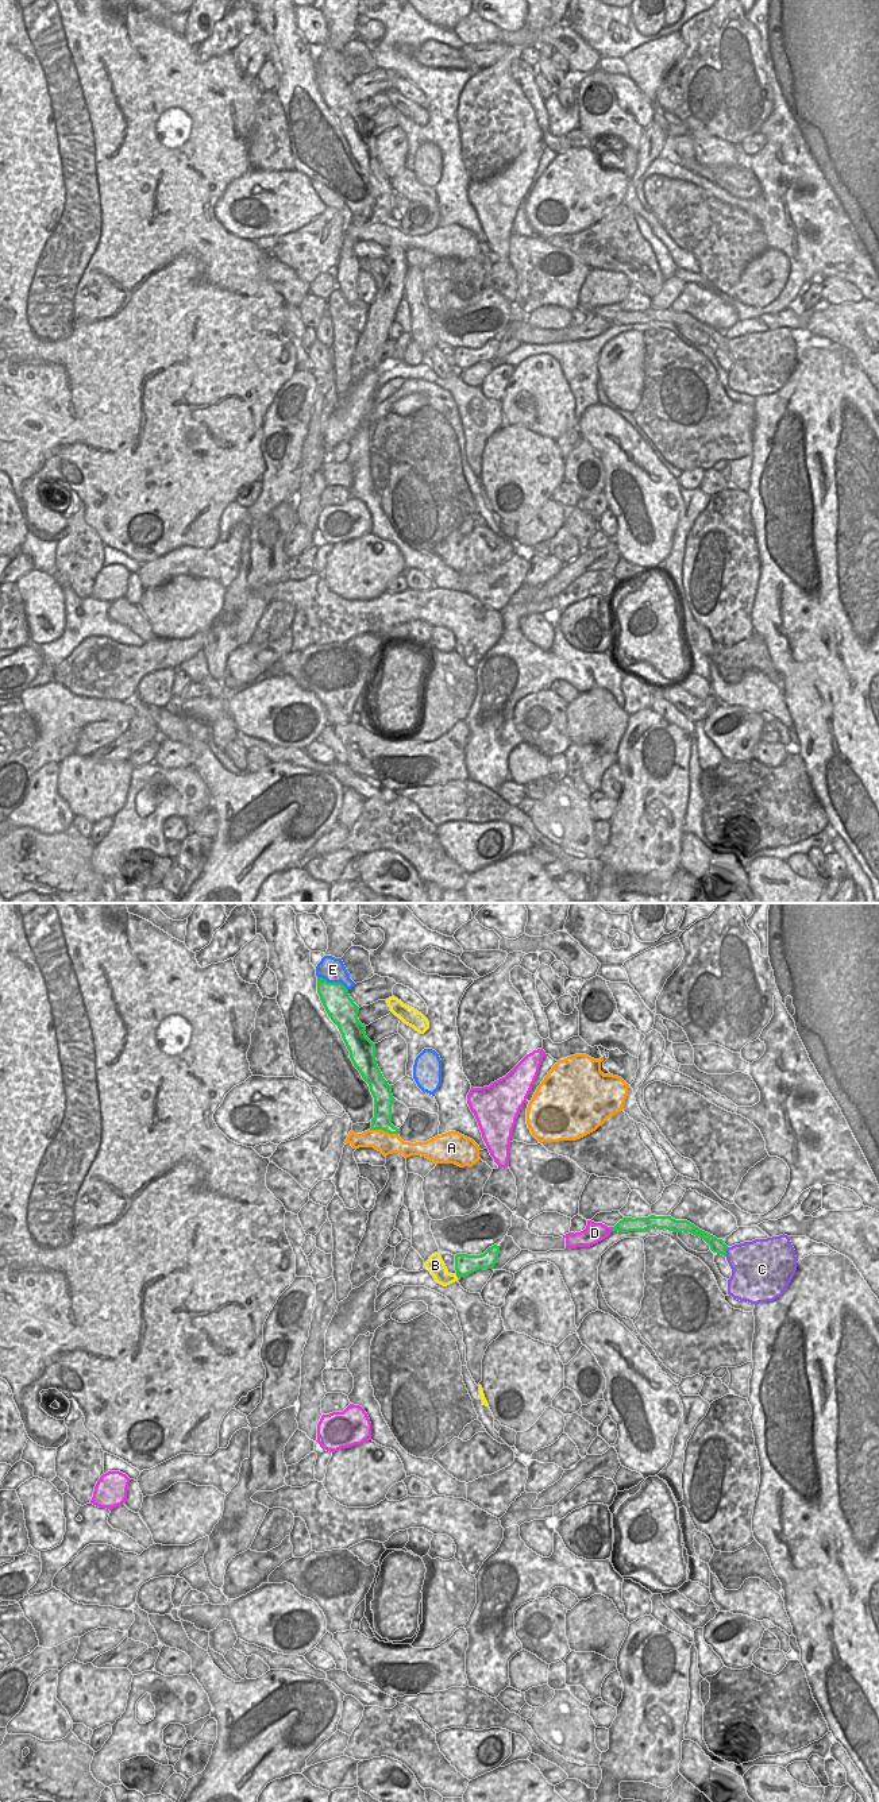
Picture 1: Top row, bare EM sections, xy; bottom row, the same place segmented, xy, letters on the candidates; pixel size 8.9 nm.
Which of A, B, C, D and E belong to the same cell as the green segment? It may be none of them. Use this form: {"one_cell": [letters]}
{"one_cell": ["C"]}

